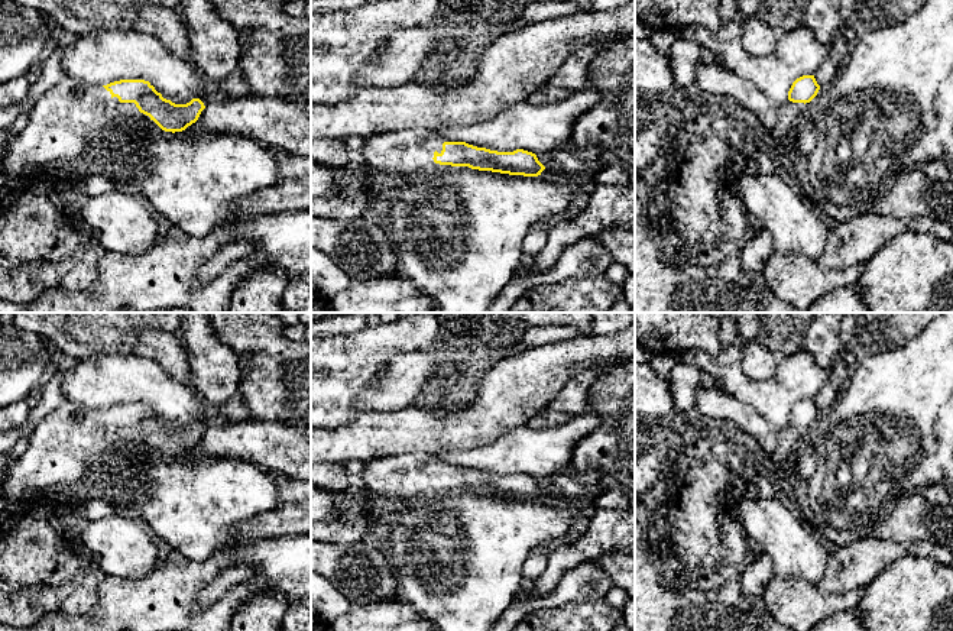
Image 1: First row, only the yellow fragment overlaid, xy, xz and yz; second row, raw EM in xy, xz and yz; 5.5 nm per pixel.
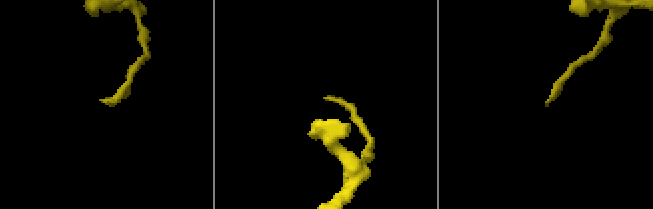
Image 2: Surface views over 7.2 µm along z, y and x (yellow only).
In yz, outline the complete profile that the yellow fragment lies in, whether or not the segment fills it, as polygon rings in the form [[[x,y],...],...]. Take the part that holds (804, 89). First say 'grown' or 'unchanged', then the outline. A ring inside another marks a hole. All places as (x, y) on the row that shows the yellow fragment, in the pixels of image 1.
grown; [[[803,75],[792,82],[788,100],[778,106],[777,123],[771,130],[772,137],[781,137],[800,119],[800,110],[817,96],[819,90],[814,75]]]

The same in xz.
grown; [[[427,129],[396,130],[366,139],[367,166],[402,177],[421,177],[445,165],[469,166],[509,175],[538,177],[545,166],[523,149],[497,152],[466,142],[451,142]]]

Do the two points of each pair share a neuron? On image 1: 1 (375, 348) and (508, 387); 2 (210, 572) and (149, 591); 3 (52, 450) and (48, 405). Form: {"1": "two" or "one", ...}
{"1": "two", "2": "one", "3": "two"}

